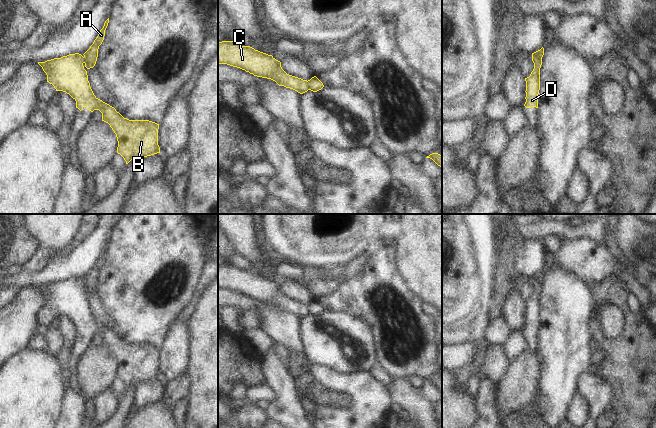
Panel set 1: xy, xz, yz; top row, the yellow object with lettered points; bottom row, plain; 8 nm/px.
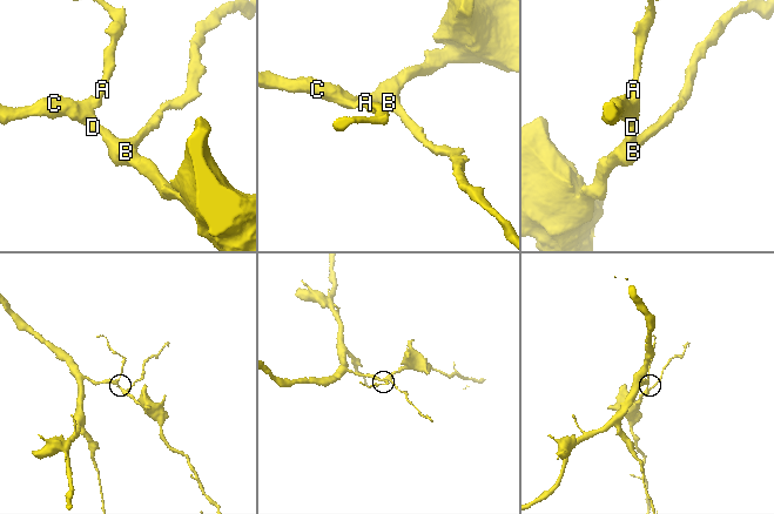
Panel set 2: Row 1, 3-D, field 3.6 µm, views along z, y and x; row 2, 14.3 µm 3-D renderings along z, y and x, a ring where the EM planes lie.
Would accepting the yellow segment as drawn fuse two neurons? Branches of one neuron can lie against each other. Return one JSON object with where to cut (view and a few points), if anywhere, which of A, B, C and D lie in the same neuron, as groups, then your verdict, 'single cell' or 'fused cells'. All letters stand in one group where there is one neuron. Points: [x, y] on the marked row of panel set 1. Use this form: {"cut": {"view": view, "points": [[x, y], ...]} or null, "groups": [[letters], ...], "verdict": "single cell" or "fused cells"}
{"cut": {"view": "yz", "points": [[537, 51], [541, 60], [534, 68]]}, "groups": [["A"], ["B", "C", "D"]], "verdict": "fused cells"}

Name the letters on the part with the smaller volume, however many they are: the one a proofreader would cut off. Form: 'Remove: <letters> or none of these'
Remove: A

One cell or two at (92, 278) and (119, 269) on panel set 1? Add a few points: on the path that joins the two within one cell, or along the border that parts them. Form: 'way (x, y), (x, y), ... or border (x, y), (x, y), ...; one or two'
border (105, 254), (94, 290), (98, 299); two

